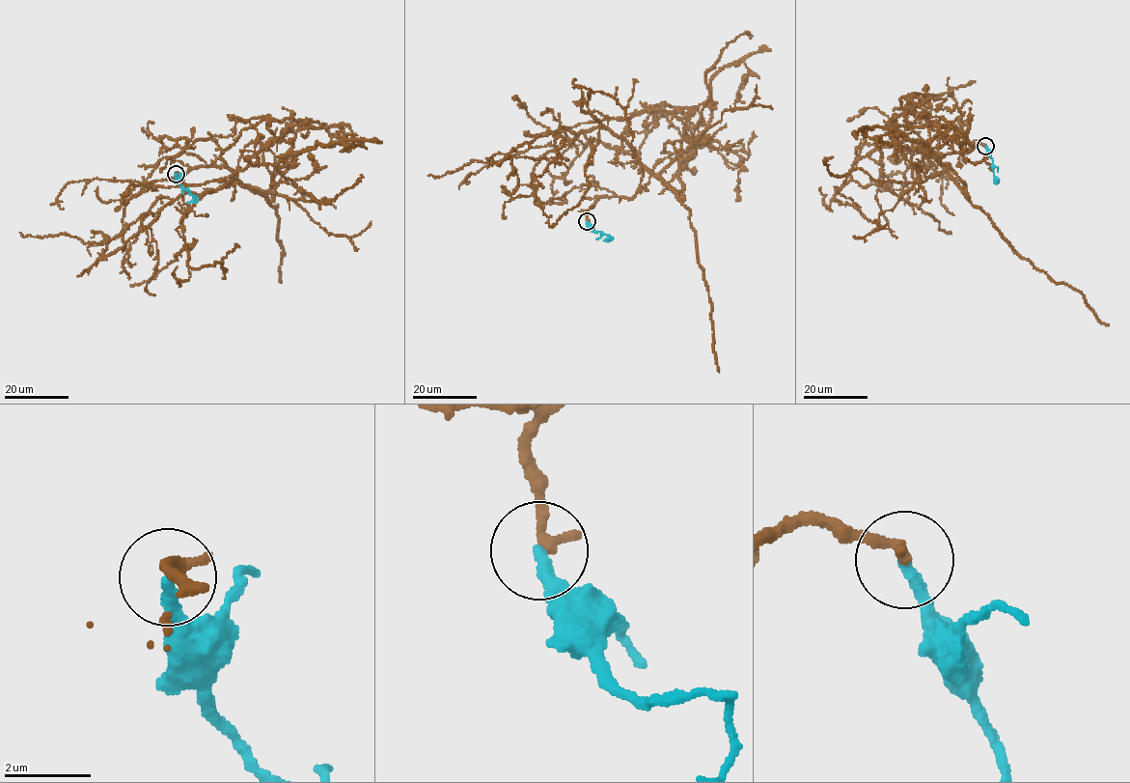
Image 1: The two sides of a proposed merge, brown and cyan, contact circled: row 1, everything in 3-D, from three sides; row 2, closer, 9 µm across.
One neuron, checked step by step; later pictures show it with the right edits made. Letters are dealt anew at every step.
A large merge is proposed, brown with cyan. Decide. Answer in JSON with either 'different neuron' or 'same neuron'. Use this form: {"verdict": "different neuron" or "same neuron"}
{"verdict": "different neuron"}

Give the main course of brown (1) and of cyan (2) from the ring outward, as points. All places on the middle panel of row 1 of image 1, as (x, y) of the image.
1: (587, 221), (601, 197), (632, 197), (642, 166), (682, 200), (689, 108), (553, 133), (512, 97)
2: (587, 221), (593, 233), (609, 237), (603, 241)

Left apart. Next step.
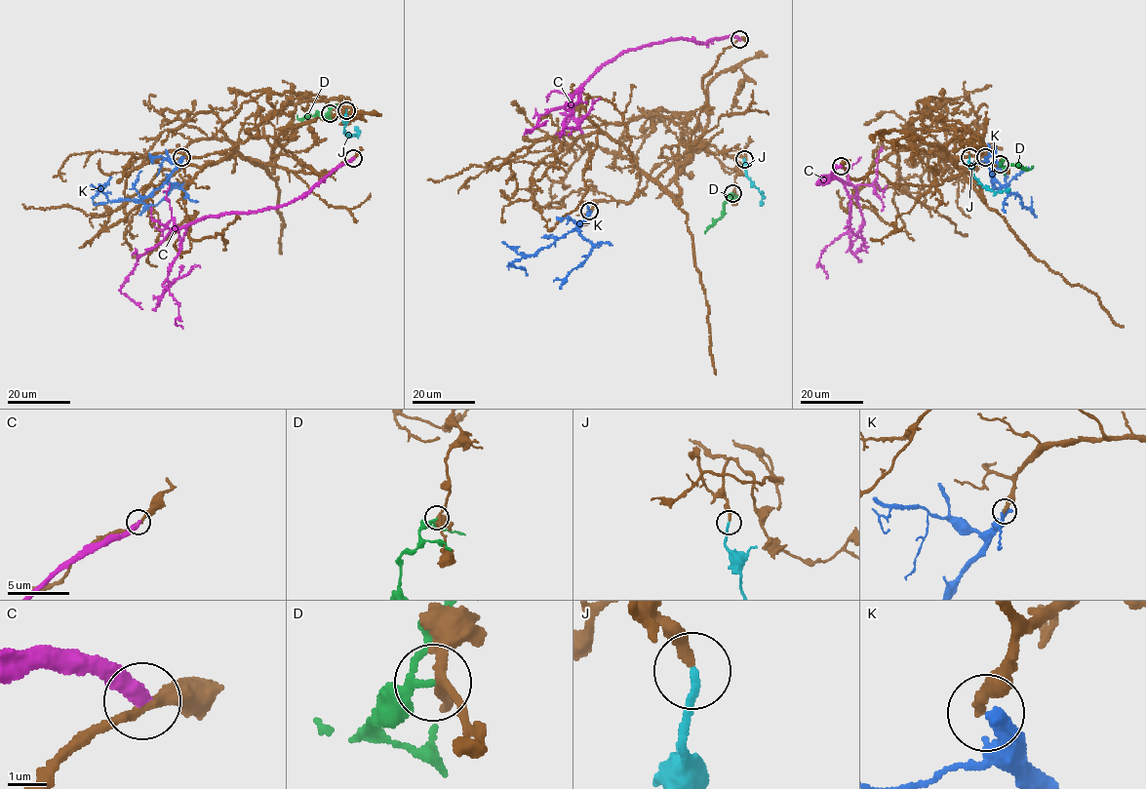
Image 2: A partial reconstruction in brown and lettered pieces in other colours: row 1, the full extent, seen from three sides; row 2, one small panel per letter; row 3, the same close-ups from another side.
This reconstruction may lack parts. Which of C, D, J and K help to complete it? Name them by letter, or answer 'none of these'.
J

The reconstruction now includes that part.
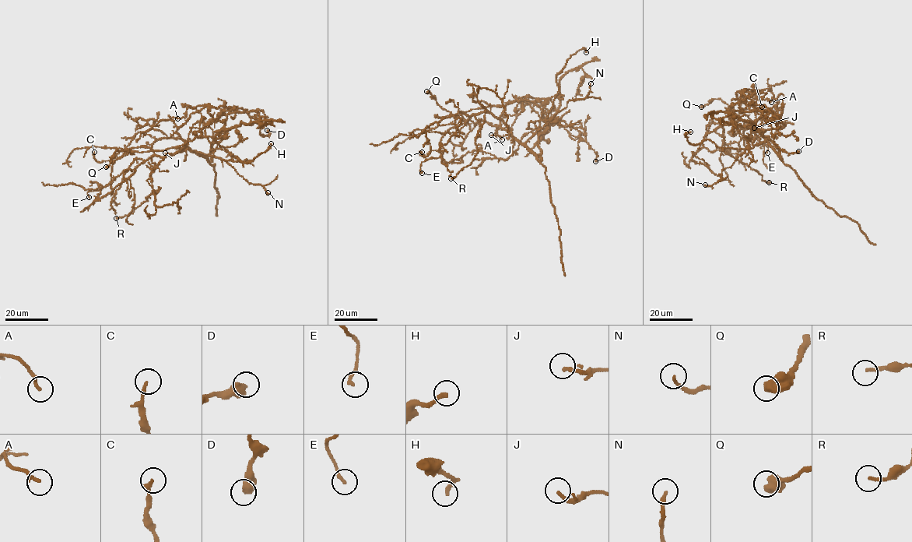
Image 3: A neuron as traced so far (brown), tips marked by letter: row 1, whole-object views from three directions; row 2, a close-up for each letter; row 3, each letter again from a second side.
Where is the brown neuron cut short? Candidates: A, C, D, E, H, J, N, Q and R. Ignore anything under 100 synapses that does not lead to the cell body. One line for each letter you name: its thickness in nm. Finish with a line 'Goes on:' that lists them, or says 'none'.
Goes on: none

